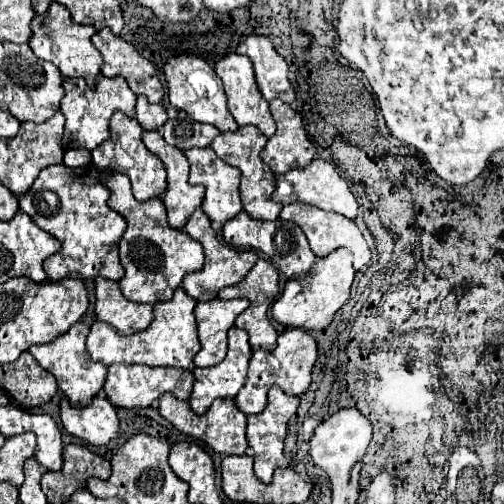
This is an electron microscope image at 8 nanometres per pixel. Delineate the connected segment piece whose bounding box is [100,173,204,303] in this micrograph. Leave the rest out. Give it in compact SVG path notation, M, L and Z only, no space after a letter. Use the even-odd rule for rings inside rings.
M122 173L100 175L100 183L110 191L108 205L118 211L128 227L120 239L120 263L124 267L124 277L118 281L126 299L136 303L156 303L168 301L174 289L182 283L182 277L190 271L198 271L204 265L202 245L190 239L184 231L172 229L166 221L166 209L162 199L136 201L132 195L130 179Z

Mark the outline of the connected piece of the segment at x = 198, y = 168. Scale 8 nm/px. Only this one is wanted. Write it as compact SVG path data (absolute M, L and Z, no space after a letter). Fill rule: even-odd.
M206 147L206 149L188 149L188 151L184 151L184 155L188 157L188 163L190 163L190 179L188 181L192 185L204 185L206 187L202 209L210 217L210 221L226 223L228 219L238 215L242 211L240 191L238 191L240 171L236 167L230 167L222 159L218 159L216 153L210 147Z

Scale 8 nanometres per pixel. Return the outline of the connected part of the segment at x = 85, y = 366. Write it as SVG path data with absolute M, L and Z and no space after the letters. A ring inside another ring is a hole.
M78 321L74 323L74 327L70 327L70 331L66 331L66 335L60 335L60 339L54 339L54 343L42 343L38 347L30 347L32 357L56 377L60 391L68 397L72 405L88 405L92 397L104 387L104 381L106 381L106 365L92 361L90 353L86 351L84 343L86 343L88 331L90 331L88 325Z

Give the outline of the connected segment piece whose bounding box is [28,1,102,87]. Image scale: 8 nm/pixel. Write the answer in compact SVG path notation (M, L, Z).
M52 3L46 11L46 15L36 15L32 21L32 35L28 45L32 47L34 55L44 61L52 61L62 75L66 77L84 77L90 87L94 87L96 77L100 73L100 51L92 45L90 37L96 33L92 25L76 25L68 13L66 7L60 3Z

